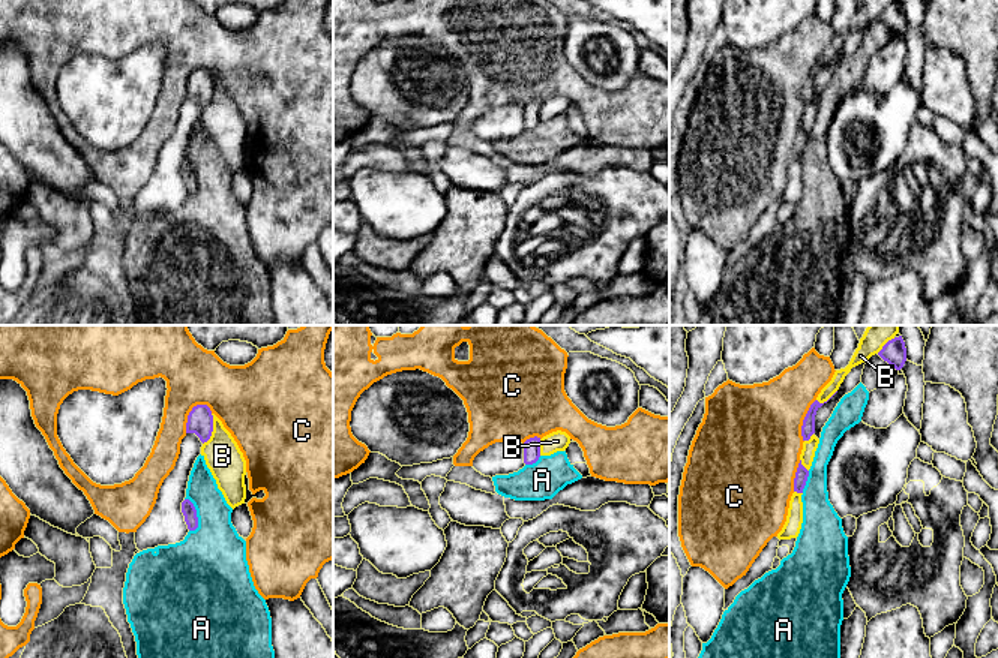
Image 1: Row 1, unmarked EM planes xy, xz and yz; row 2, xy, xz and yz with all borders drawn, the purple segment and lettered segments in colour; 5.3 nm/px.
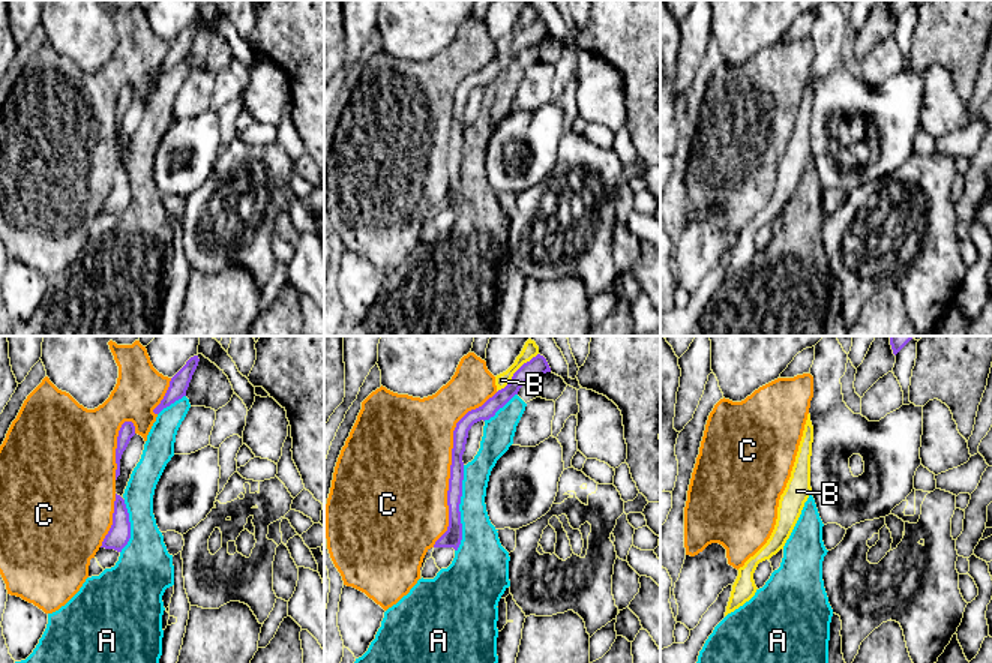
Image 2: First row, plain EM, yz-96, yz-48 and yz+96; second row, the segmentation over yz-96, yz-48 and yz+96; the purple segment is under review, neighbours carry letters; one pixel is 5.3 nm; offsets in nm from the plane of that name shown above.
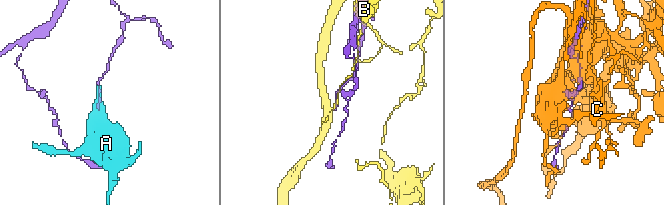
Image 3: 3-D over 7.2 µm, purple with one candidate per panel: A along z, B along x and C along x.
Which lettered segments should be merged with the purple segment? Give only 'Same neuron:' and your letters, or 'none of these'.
Same neuron: none of these

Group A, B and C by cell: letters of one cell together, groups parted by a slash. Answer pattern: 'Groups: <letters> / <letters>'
Groups: A / B / C

